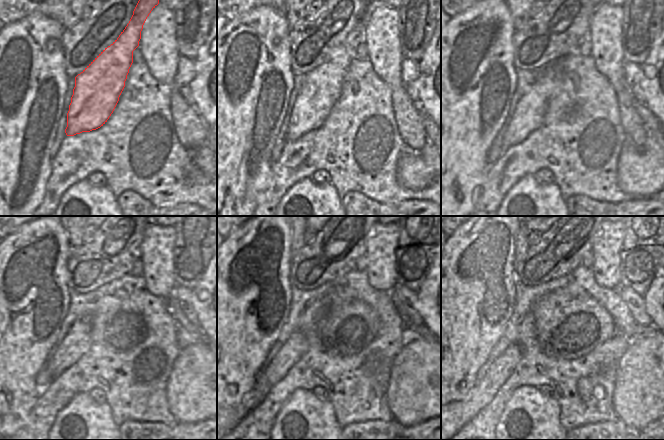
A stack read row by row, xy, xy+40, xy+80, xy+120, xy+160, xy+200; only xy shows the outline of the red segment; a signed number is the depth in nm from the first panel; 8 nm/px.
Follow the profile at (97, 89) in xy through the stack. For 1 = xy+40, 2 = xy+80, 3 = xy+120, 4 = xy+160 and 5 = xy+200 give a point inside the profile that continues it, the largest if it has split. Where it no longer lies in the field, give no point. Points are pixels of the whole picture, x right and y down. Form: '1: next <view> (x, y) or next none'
1: next xy+40 (321, 88)
2: next xy+80 (530, 111)
3: next xy+120 (77, 342)
4: next xy+160 (296, 345)
5: next xy+200 (483, 392)

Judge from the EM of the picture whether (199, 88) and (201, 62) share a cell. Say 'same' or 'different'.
same

